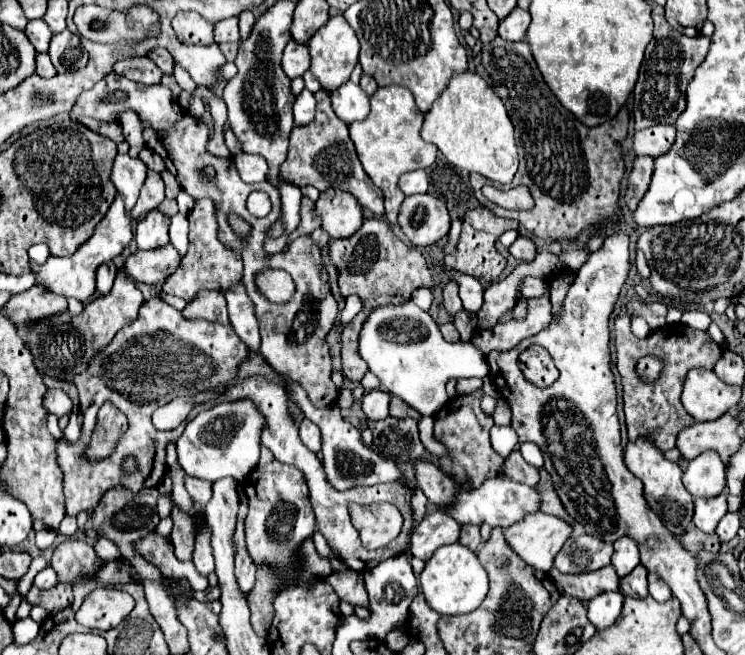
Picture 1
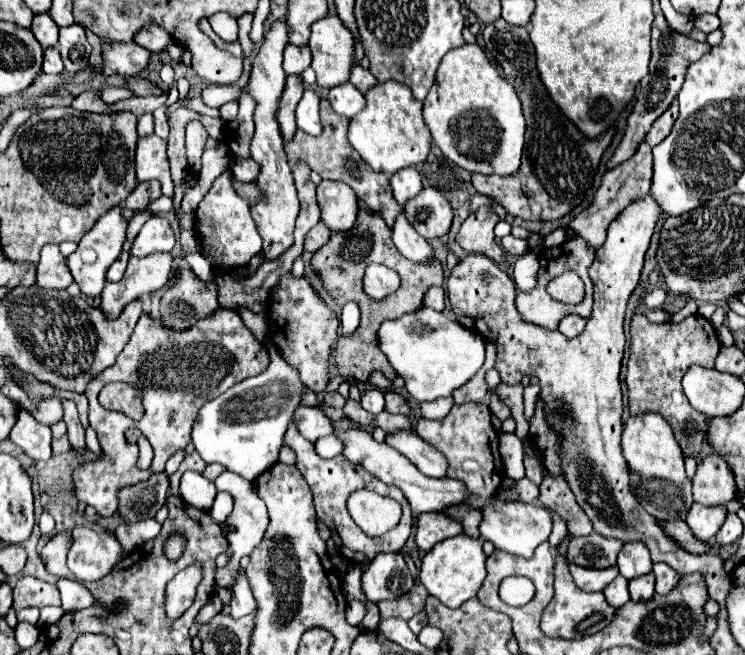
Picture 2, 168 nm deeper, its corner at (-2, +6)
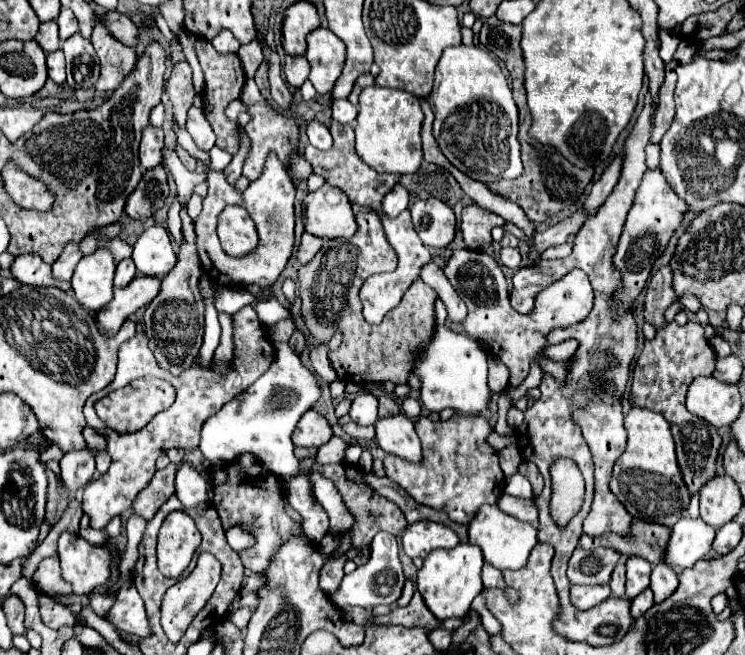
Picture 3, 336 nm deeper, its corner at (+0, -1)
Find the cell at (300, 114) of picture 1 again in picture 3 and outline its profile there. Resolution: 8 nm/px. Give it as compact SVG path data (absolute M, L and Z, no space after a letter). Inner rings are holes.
M317 119L307 121L305 133L307 133L309 143L311 143L313 147L317 147L317 149L329 149L329 147L333 145L333 139L331 139L329 129L327 129L323 123L319 123Z

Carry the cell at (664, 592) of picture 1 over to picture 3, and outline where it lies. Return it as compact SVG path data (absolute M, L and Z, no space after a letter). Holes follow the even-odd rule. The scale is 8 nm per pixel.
M661 563L661 565L653 567L653 573L651 573L651 591L655 593L655 603L661 603L669 595L673 595L677 585L679 585L677 573L669 565Z

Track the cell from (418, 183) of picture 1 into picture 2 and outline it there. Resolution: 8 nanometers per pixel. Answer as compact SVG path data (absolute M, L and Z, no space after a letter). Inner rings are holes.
M403 168L391 176L391 188L393 196L399 204L405 204L409 198L417 196L421 192L421 176L415 168Z

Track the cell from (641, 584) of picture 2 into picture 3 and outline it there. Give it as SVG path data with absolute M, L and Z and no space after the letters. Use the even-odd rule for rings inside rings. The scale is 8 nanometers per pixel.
M645 589L635 599L631 599L631 615L633 615L633 619L641 617L649 607L653 607L653 591Z

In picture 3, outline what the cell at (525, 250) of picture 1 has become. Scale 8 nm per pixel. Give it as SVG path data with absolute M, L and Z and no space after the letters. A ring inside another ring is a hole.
M503 247L499 251L499 259L501 259L501 265L509 267L509 269L517 269L521 265L521 255L519 255L519 249L515 247Z

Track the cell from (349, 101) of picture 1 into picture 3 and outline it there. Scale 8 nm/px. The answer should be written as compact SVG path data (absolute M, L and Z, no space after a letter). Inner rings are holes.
M333 99L331 111L333 111L333 119L343 125L353 123L357 117L357 109L355 109L355 105L349 103L349 99Z

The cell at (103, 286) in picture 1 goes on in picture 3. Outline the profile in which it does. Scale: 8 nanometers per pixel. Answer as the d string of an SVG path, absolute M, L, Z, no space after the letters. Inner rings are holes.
M123 259L119 265L117 265L117 271L115 271L115 287L125 287L131 283L131 279L135 277L135 263L133 259Z

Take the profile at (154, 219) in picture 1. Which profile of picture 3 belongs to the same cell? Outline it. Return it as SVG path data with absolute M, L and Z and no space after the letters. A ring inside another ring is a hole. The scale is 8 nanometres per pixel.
M151 225L145 233L137 239L133 247L133 261L137 273L153 275L163 279L175 265L175 251L169 241L169 233L161 225Z

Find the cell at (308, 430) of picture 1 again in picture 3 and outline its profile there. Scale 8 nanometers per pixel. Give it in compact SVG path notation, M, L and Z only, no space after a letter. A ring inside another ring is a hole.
M309 409L303 413L303 417L299 419L295 427L293 443L297 447L321 447L331 437L333 437L333 431L331 431L329 421L321 413Z

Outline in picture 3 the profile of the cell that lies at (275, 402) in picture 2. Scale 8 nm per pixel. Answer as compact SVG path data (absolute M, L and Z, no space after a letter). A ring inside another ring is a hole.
M275 341L273 347L275 361L269 371L203 423L199 449L209 463L227 467L243 453L251 453L261 467L277 477L297 471L299 461L293 455L291 435L299 417L319 399L321 389L317 385L317 377L303 367L301 359L287 343Z

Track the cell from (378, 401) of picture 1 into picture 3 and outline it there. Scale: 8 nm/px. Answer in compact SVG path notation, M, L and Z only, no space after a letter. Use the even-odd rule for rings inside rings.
M361 393L359 397L353 399L349 415L359 425L375 425L377 409L379 409L377 397L373 393Z

